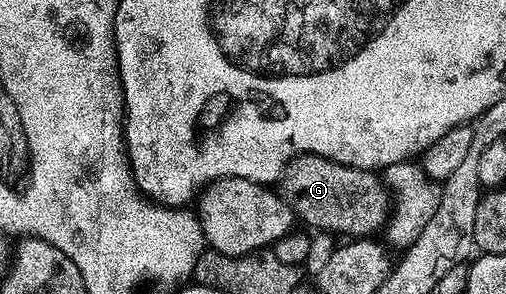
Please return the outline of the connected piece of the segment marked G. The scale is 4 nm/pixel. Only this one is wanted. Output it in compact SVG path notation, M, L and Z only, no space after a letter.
M300 153L297 157L294 158L293 161L290 162L289 165L286 166L286 172L282 174L280 178L280 186L282 185L282 189L280 188L280 196L283 201L285 201L286 206L294 213L295 218L299 222L302 221L309 227L311 230L319 231L319 230L327 230L329 233L333 233L335 235L341 235L341 233L347 233L345 236L350 239L366 239L369 238L377 228L378 230L385 224L386 218L392 208L392 197L388 192L381 176L377 172L371 171L369 169L357 169L356 167L352 167L351 165L341 165L340 163L336 163L332 159L328 159L327 157L321 157L320 155L316 155L315 153Z

